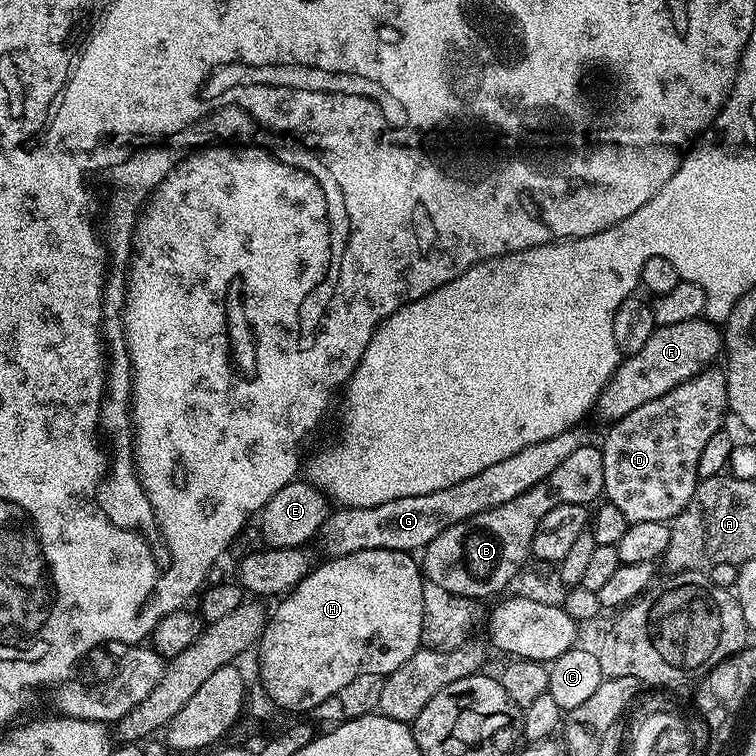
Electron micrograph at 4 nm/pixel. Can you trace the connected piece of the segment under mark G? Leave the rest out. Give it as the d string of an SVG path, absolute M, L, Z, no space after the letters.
M576 430L559 432L554 438L534 442L534 446L518 450L518 454L510 454L510 458L502 458L502 462L486 466L486 470L474 474L474 478L466 478L466 482L454 482L454 486L446 486L446 490L434 490L434 494L394 498L394 502L382 502L382 506L369 508L337 507L324 520L323 555L331 558L354 554L358 550L398 550L411 553L423 550L430 542L434 542L434 538L438 538L438 534L442 534L442 530L458 522L466 522L466 518L474 518L474 514L494 510L494 506L502 506L502 502L510 502L510 498L526 494L530 486L538 486L546 474L554 474L554 470L558 470L558 466L562 466L562 462L566 462L566 458L570 458L570 454L582 446L578 433Z

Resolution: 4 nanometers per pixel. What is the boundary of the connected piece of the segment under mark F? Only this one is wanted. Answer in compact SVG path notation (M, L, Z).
M701 318L690 322L674 322L674 326L657 326L638 354L623 357L596 399L595 407L600 408L608 422L620 420L630 410L662 398L670 390L682 386L701 372L709 371L716 359L721 359L724 337L721 329L711 319Z

